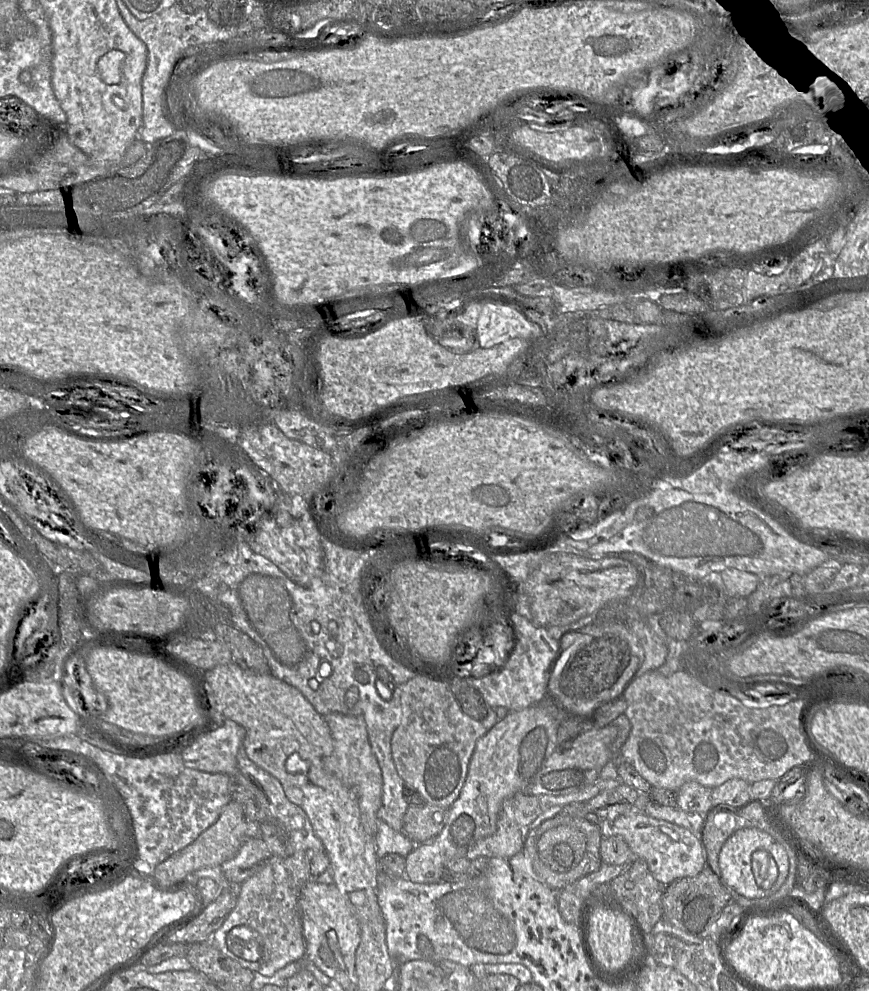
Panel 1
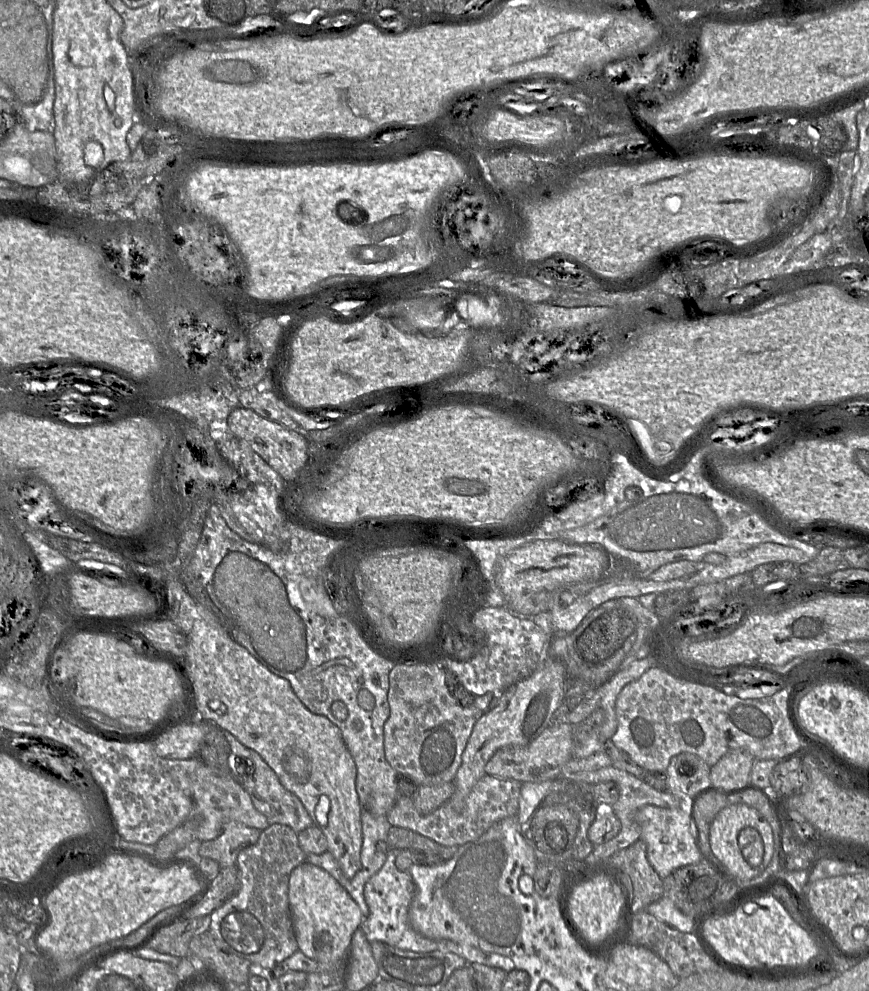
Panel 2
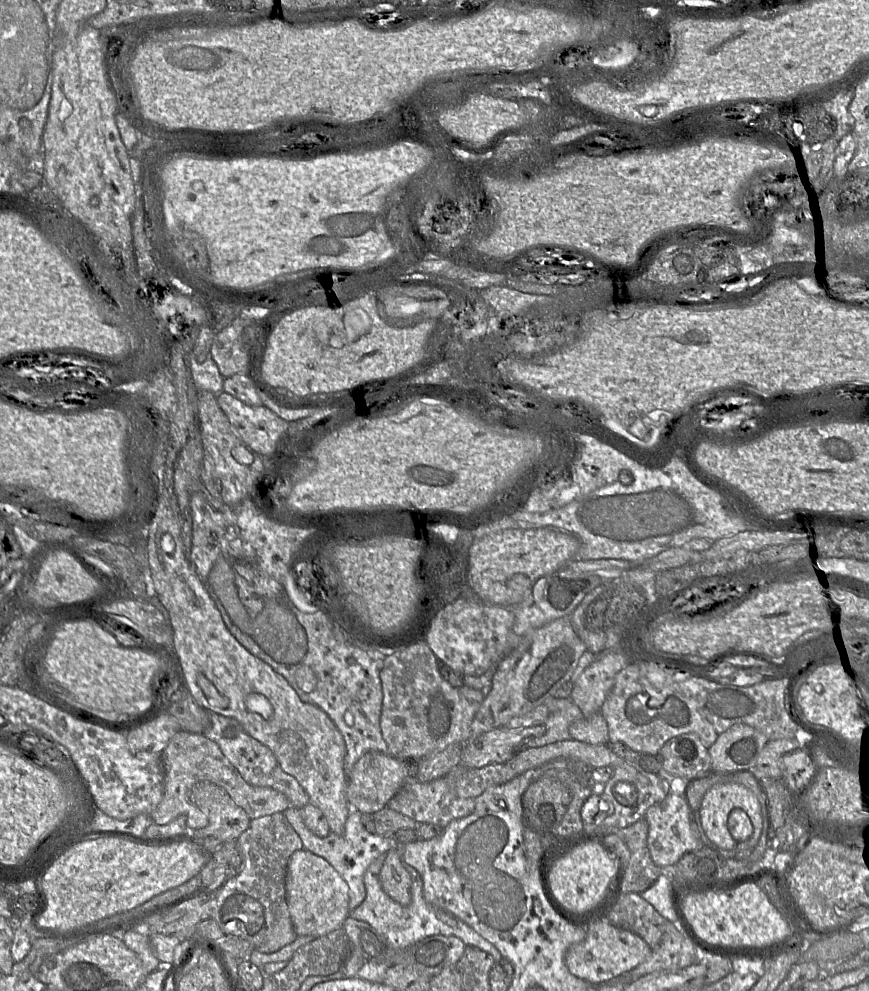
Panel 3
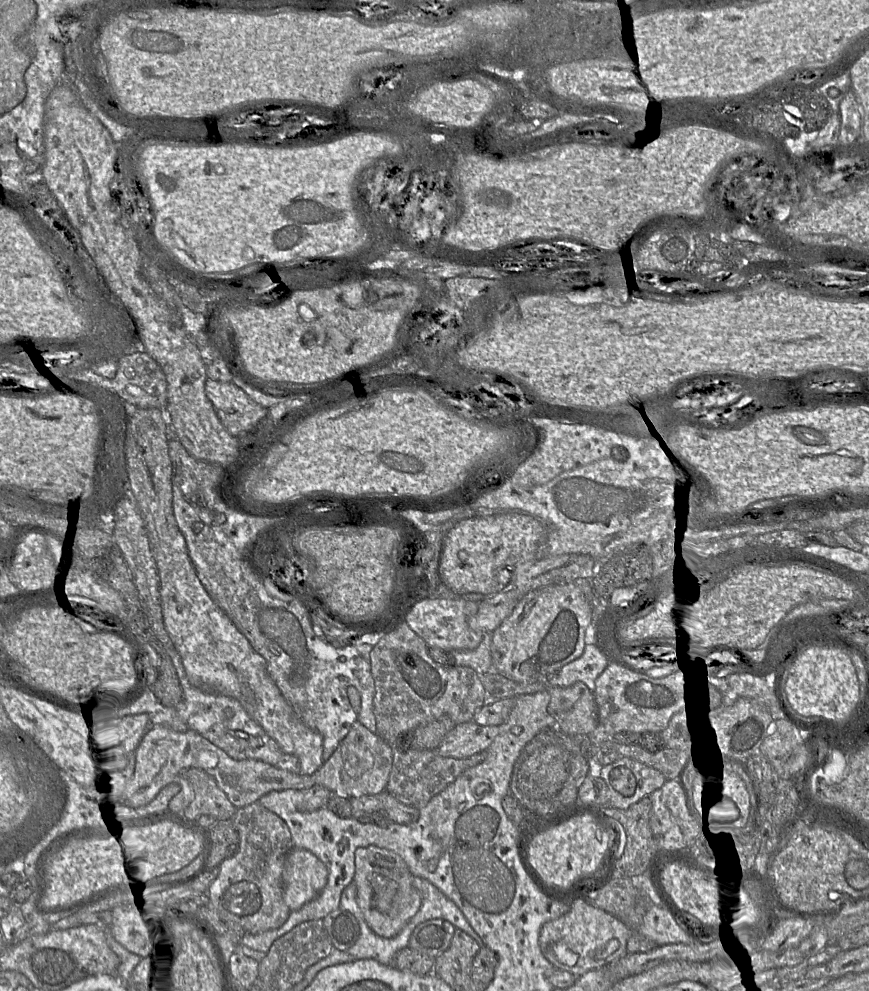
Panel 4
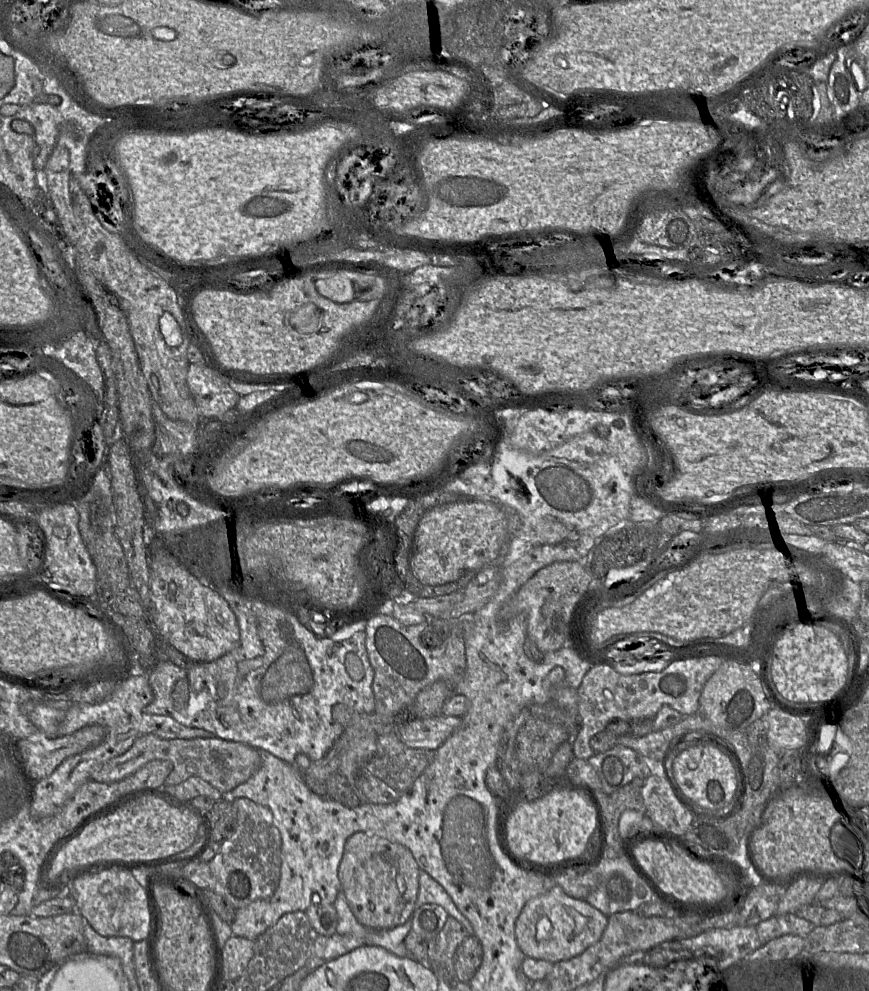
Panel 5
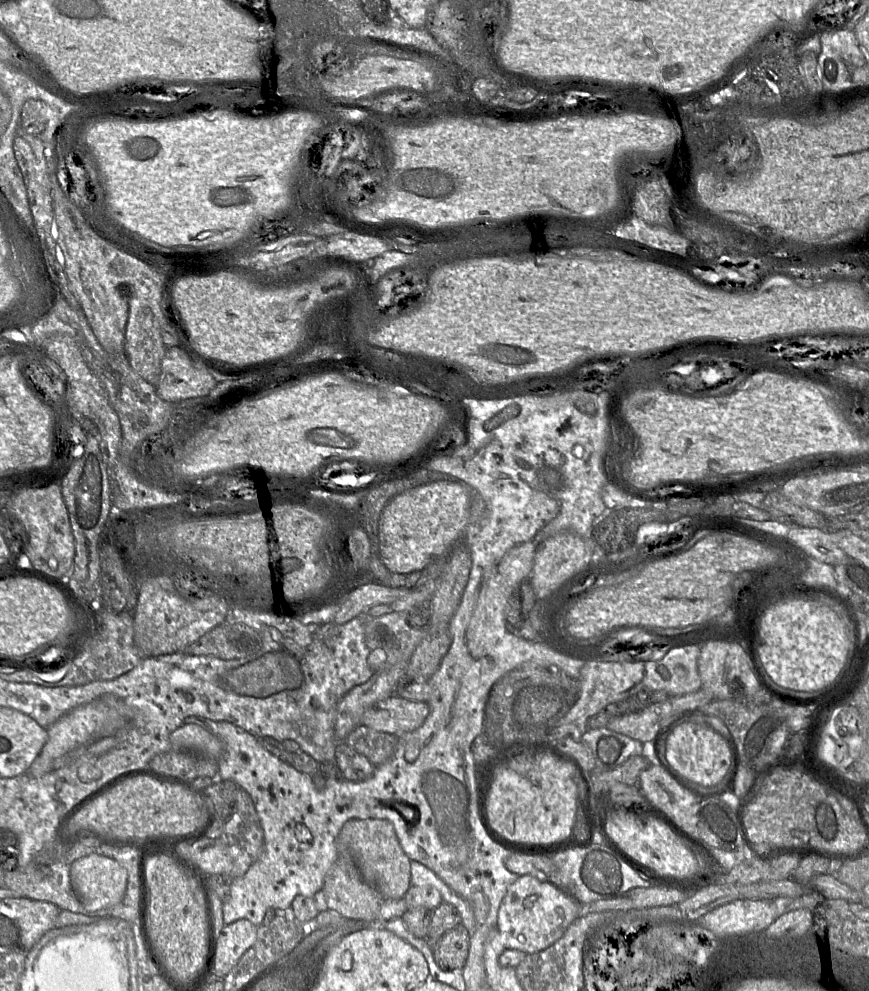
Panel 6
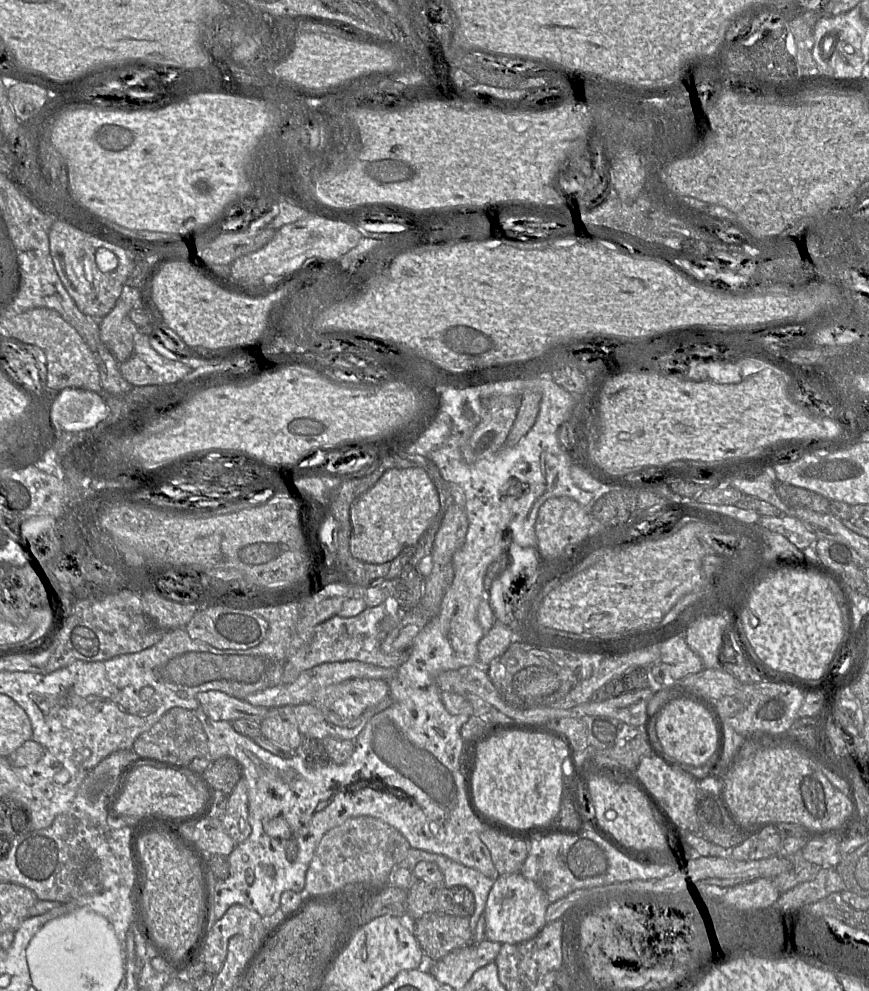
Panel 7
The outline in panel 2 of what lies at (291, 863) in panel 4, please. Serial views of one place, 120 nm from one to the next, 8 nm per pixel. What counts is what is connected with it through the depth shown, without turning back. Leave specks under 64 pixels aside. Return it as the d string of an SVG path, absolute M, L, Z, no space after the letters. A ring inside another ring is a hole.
M307 861L289 878L289 907L299 950L319 964L339 962L349 955L353 934L364 917L347 890L327 871Z

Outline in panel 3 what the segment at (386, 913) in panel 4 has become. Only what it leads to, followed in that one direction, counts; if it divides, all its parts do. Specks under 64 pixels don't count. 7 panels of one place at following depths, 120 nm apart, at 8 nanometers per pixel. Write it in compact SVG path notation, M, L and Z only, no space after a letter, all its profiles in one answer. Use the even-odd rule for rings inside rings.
M398 850L387 852L379 880L383 890L392 900L402 906L407 906L412 899L412 883L403 862Z

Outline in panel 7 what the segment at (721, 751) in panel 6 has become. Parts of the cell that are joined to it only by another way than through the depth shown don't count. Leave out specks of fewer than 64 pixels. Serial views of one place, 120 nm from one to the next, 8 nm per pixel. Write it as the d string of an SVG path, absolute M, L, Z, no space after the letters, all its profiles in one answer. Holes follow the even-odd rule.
M671 699L658 712L655 720L658 739L671 764L696 779L715 777L721 739L711 715L703 706L685 699Z

